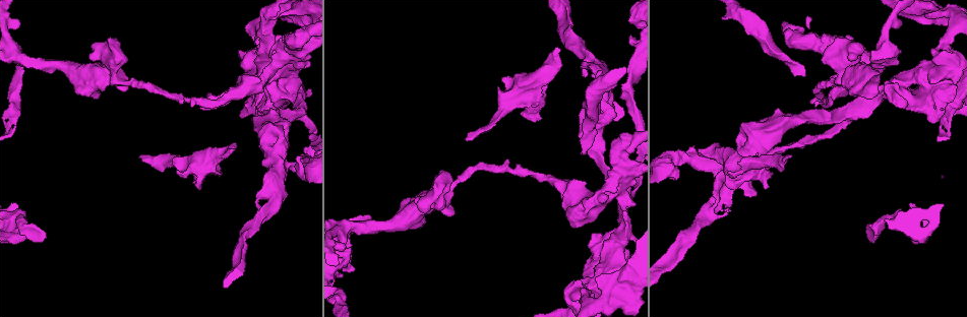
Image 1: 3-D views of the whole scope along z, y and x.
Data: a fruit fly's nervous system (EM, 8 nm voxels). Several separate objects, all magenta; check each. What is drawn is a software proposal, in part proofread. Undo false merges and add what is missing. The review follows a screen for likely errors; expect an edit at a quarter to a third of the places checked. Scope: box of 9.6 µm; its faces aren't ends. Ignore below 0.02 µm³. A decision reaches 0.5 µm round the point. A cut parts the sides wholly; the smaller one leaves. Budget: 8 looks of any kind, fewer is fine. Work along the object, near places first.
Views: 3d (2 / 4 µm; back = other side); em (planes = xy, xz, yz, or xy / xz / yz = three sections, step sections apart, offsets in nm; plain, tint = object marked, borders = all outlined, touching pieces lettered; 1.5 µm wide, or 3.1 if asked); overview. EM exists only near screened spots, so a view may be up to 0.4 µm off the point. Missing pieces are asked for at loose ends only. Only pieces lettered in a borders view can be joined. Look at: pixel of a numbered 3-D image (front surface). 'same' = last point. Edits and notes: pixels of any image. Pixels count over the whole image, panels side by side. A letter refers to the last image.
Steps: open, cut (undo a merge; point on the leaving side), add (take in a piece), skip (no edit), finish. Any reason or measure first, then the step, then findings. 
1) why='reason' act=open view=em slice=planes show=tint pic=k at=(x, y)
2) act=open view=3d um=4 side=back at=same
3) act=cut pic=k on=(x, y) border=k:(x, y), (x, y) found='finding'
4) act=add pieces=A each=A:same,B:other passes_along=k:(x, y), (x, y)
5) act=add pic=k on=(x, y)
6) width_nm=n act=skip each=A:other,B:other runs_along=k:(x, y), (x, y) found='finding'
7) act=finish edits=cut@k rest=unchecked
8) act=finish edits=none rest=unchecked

why='thick turns thin' act=open view=em slice=planes show=tint pic=1 at=(595, 146)

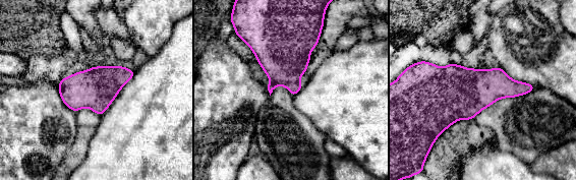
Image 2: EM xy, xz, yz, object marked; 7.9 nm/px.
act=open view=em slice=planes show=borders at=same

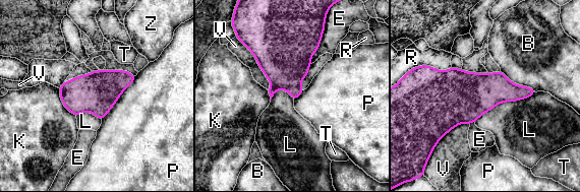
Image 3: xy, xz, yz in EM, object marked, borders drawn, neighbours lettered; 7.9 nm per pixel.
act=skip each=B:other,E:other,K:other,L:other,P:other,R:other,T:other,V:other,Z:other found='one neuron here'

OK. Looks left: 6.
why='sudden change in width' act=open view=3d um=4 pic=1 at=(592, 121)

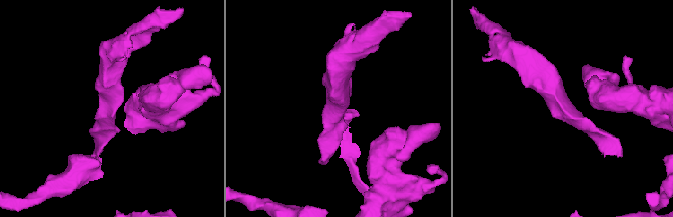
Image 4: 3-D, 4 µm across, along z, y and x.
why='now the EM' act=open view=em slice=xz step=4 show=tint pic=4 at=(564, 109)

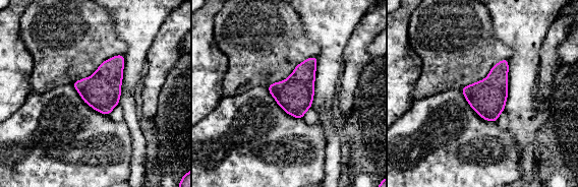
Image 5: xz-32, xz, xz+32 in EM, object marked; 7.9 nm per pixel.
act=open view=em slice=planes show=borders at=same

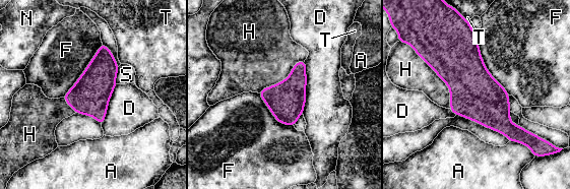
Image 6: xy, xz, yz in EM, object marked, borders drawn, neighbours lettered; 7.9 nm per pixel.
arm_widths_nm=200,420 act=skip each=A:other,D:other,F:other,H:other,N:other,S:other,T:other found='all the same neuron'

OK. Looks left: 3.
why='an open end' act=open view=em slice=planes show=borders pic=1 at=(625, 208)

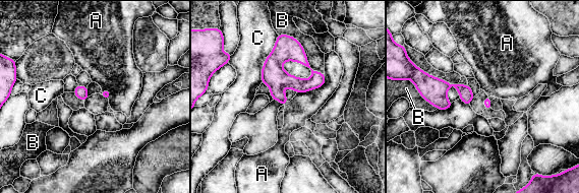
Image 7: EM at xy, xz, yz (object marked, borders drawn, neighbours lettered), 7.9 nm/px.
act=skip each=A:other,B:other,C:other border=7:(325, 74), (322, 85), (297, 92) found='no lettered piece goes on from it'

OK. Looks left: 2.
why='free end' act=open view=3d um=4 side=back pic=1 at=(232, 149)

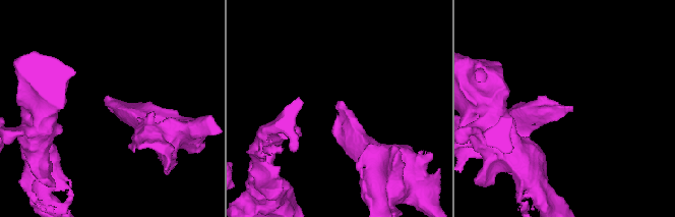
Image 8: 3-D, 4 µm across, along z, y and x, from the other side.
act=open view=em slice=planes show=borders pic=8 at=(339, 101)

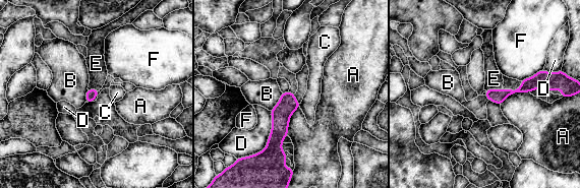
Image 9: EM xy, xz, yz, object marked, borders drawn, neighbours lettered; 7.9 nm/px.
act=add pieces=E each=A:other,B:other,C:other,D:other,E:same,F:other found='the neuron continues'

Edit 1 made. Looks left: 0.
act=finish edits=add@9 rest=unchecked

